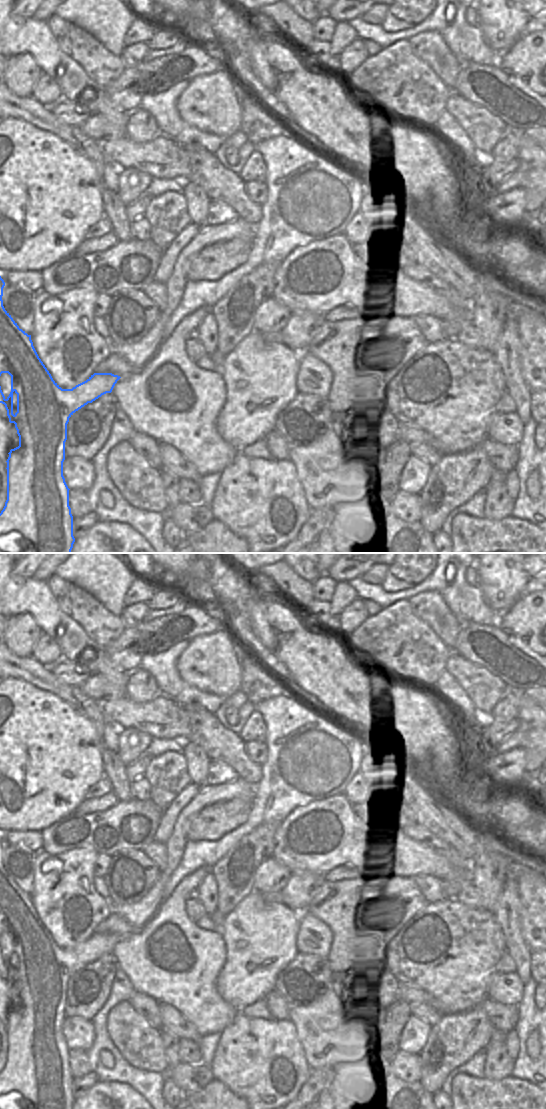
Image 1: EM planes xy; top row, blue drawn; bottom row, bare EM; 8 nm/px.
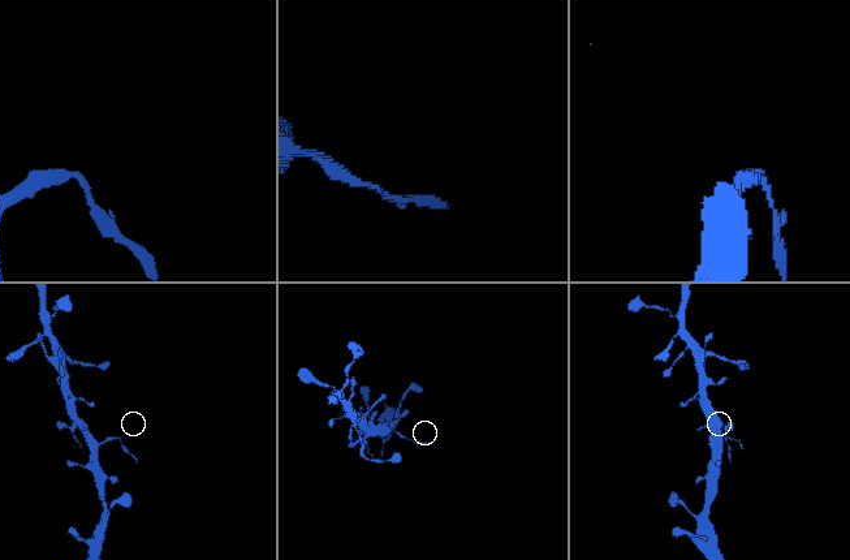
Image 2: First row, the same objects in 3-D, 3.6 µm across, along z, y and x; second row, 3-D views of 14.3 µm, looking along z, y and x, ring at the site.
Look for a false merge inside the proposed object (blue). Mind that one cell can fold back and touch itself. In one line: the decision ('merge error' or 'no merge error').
merge error

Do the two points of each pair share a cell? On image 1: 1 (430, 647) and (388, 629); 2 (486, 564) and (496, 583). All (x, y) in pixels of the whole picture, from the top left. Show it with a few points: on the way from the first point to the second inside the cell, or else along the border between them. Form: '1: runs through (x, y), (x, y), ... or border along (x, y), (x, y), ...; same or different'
1: runs through (420, 647), (406, 647), (398, 639); same
2: runs through (491, 569), (496, 574), (496, 578); same

